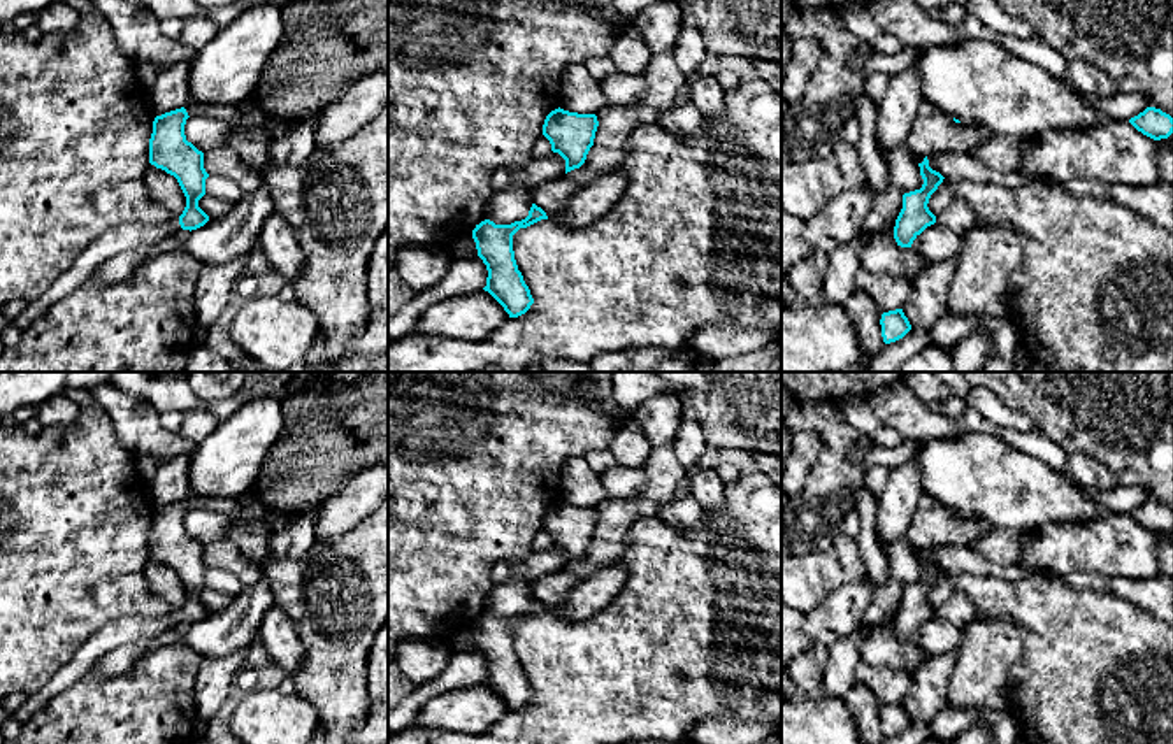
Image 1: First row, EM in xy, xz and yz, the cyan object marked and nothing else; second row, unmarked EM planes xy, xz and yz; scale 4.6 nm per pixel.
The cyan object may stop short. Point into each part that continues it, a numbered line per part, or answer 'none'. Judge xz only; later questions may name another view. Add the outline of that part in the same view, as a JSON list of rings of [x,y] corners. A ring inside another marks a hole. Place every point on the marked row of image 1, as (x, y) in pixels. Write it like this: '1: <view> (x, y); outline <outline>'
none

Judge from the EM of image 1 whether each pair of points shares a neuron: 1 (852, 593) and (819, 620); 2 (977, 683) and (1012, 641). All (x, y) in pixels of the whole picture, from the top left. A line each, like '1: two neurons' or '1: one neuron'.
1: one neuron
2: one neuron

